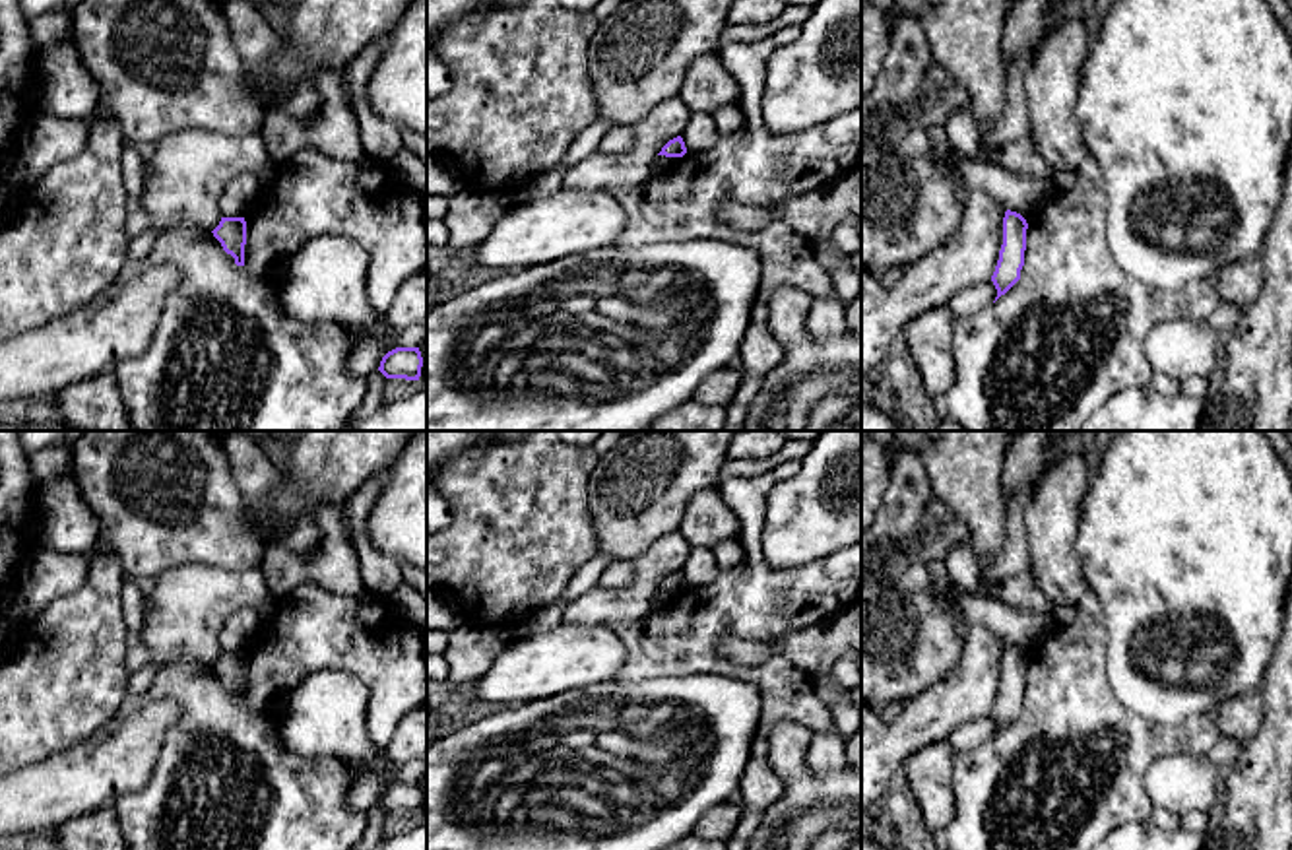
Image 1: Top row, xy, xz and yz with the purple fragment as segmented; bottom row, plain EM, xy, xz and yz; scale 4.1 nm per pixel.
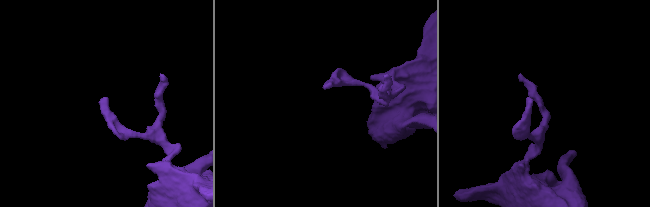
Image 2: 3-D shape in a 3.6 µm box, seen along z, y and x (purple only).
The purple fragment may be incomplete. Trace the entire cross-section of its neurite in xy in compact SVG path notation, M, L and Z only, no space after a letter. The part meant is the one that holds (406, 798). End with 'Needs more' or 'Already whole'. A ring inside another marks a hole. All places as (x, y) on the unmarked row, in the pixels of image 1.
M396 782L382 792L378 805L386 813L419 815L421 801L423 792L419 782Z. Already whole

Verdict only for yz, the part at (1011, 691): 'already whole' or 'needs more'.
already whole

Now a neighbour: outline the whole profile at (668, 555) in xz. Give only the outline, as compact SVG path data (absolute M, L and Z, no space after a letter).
M679 530L660 538L632 565L634 580L625 588L603 588L596 584L586 594L570 602L563 613L563 623L632 623L652 609L652 600L662 582L683 569L693 545Z

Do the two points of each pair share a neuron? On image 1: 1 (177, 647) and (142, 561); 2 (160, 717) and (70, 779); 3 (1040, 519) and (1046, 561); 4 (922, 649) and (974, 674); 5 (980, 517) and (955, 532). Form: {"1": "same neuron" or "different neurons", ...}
{"1": "different neurons", "2": "same neuron", "3": "same neuron", "4": "different neurons", "5": "different neurons"}

